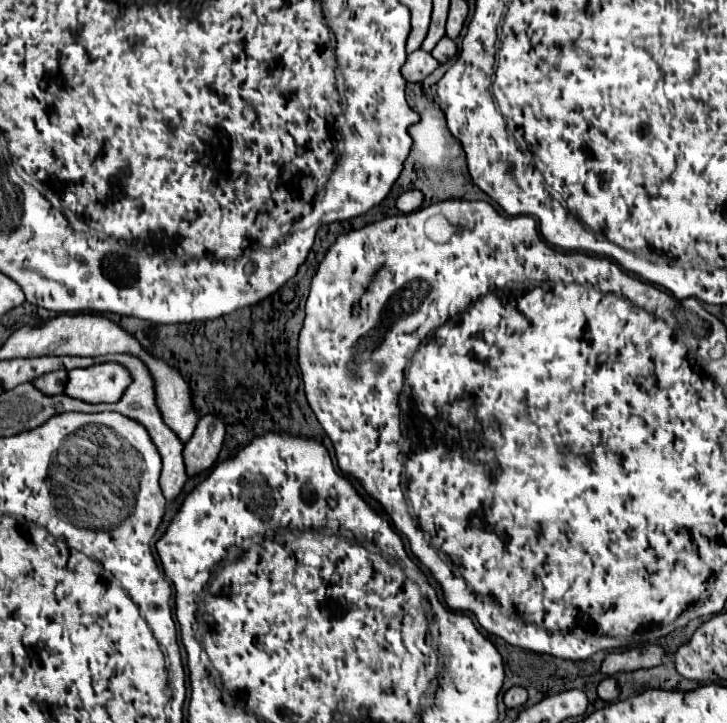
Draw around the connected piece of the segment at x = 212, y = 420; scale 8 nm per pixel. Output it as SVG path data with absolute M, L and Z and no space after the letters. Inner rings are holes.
M217 414L201 416L191 440L185 444L187 474L199 474L211 468L221 452L225 438L225 422Z

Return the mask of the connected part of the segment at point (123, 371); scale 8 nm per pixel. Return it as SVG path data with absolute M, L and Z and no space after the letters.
M103 362L69 372L65 394L83 402L119 402L133 382L129 370L119 362Z

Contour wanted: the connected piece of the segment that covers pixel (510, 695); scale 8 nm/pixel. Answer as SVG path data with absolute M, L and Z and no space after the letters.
M515 686L515 688L509 688L509 690L505 692L503 702L505 702L505 706L523 706L523 704L527 702L527 698L529 698L527 690Z

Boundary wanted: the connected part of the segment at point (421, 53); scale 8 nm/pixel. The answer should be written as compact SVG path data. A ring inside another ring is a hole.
M415 50L407 56L407 62L401 68L401 74L407 82L421 82L423 78L427 78L435 68L439 66L439 62L431 56L431 52L425 50Z

